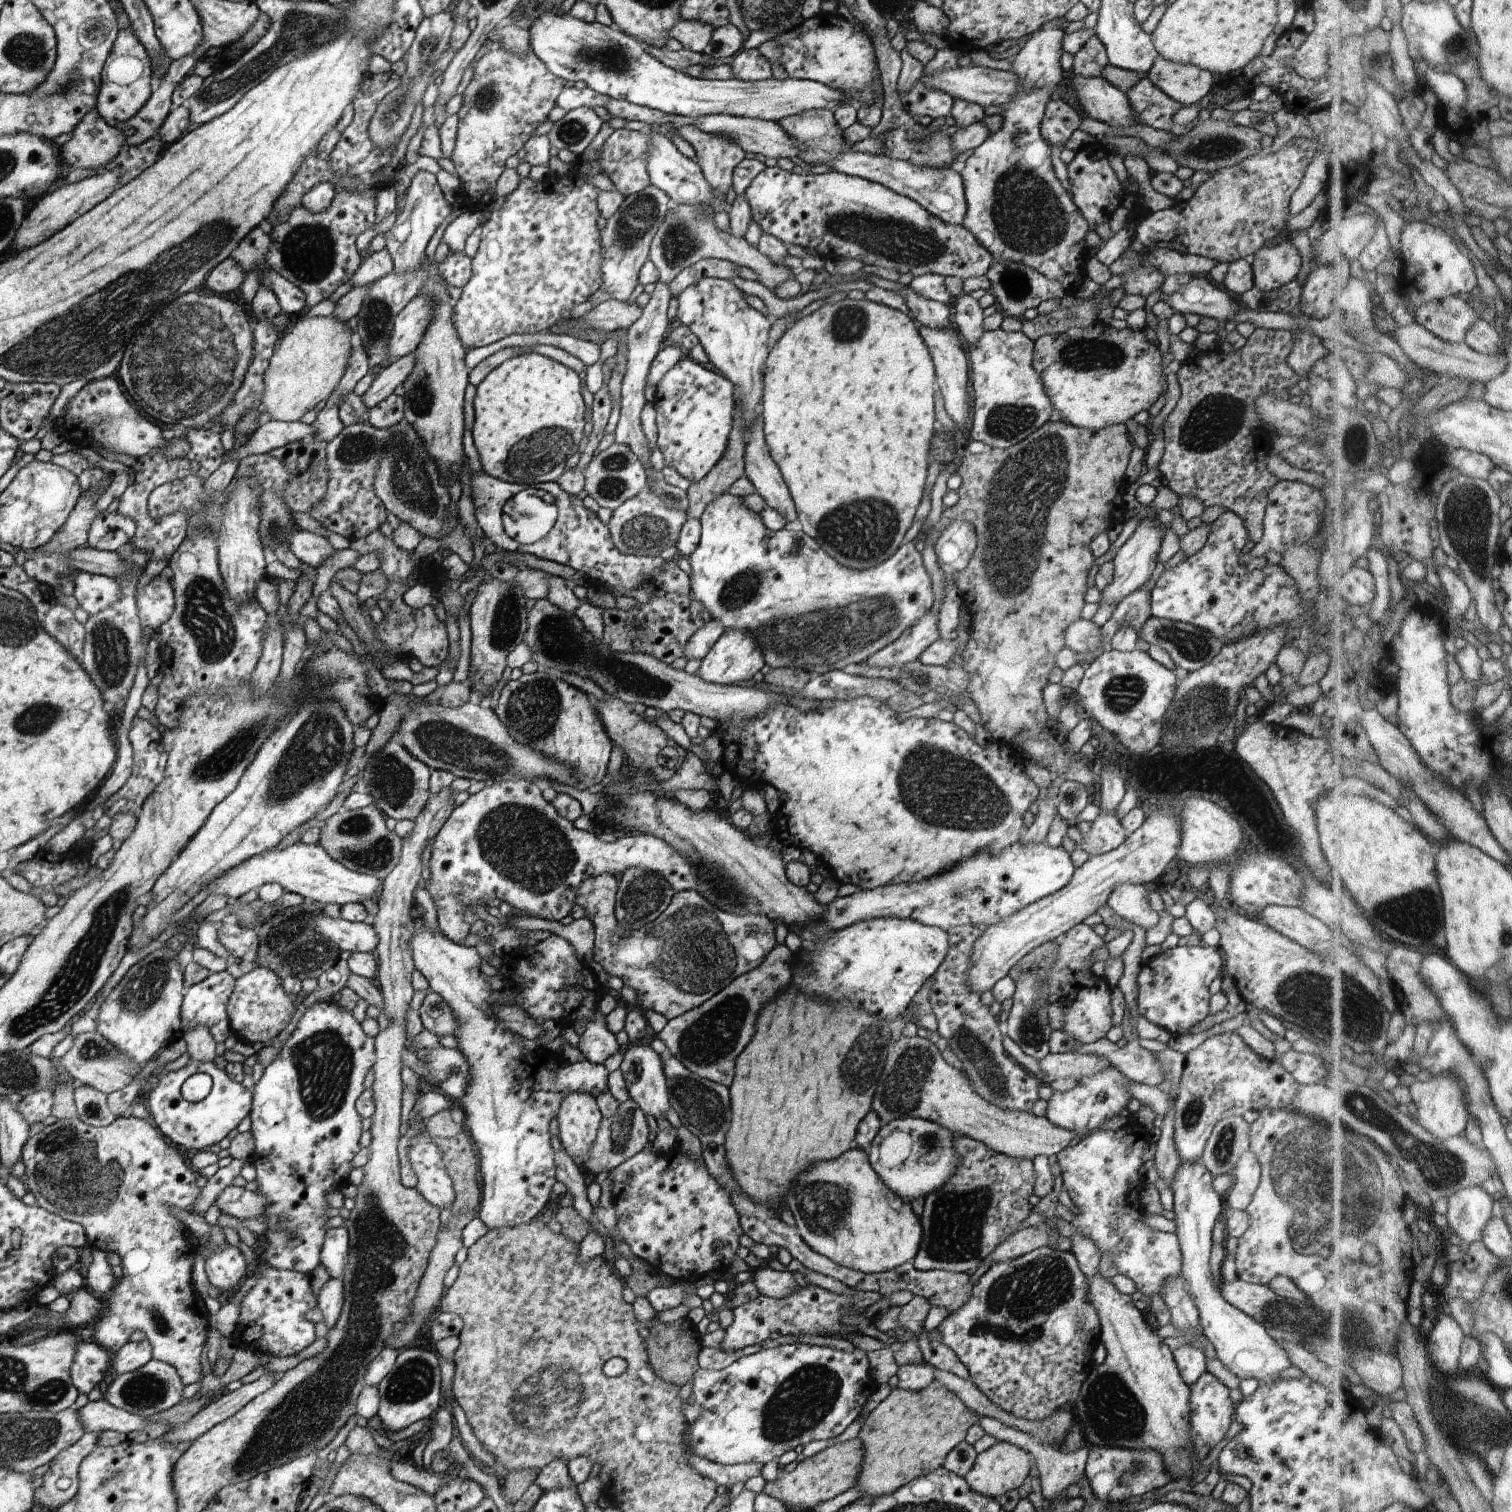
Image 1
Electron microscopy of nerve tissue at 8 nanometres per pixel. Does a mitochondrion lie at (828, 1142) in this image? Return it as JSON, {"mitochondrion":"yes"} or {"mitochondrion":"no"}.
{"mitochondrion":"no"}

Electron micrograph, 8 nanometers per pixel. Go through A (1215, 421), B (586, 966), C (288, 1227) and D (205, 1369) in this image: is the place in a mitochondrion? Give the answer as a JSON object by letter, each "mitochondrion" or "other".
{"A":"mitochondrion","B":"other","C":"mitochondrion","D":"other"}

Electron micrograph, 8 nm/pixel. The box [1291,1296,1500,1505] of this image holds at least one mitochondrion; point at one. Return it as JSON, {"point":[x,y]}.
{"point":[1465,1439]}

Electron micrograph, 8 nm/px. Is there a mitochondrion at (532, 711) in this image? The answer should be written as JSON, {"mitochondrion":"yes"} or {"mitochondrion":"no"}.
{"mitochondrion":"yes"}

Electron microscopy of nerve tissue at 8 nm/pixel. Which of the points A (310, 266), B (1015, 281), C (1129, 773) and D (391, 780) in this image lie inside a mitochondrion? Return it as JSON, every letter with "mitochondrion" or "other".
{"A":"mitochondrion","B":"mitochondrion","C":"other","D":"mitochondrion"}

